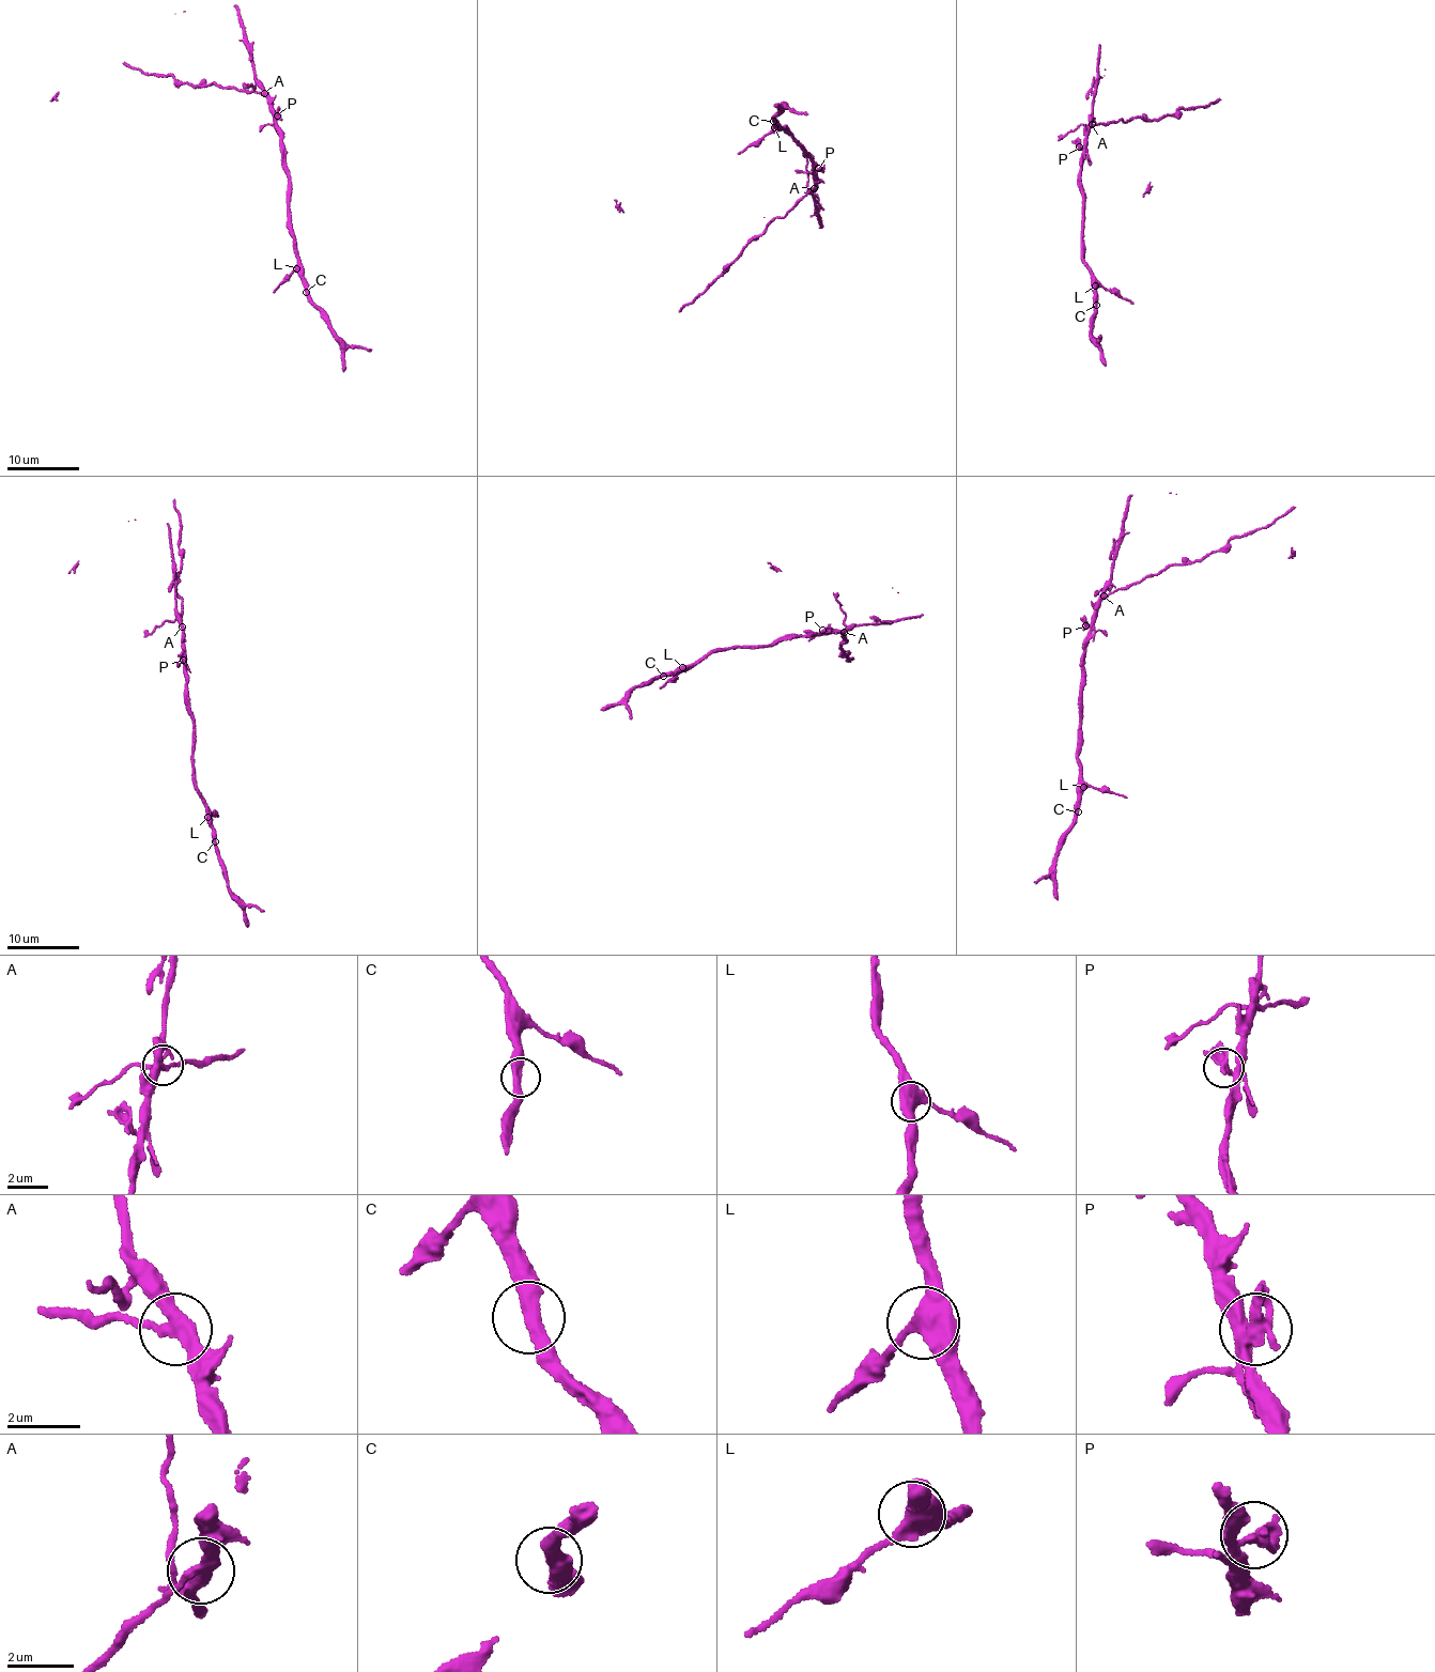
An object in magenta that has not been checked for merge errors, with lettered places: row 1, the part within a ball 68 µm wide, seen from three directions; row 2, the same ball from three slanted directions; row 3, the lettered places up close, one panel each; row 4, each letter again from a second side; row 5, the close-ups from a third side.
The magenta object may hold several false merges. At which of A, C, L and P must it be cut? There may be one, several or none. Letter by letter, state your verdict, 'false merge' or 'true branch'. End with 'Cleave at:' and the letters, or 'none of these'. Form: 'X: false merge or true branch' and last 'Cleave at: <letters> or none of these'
A: false merge
C: true branch
L: true branch
P: true branch
Cleave at: A

